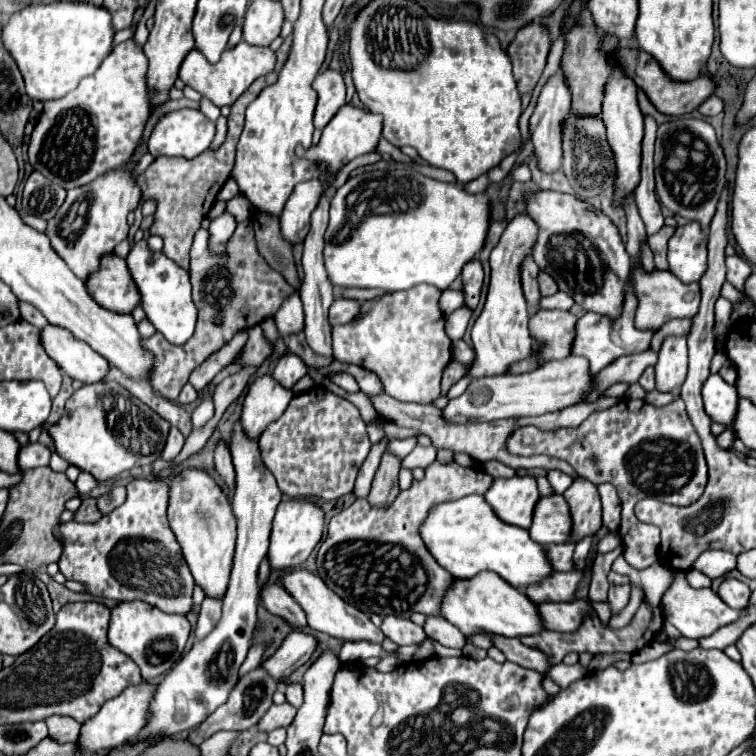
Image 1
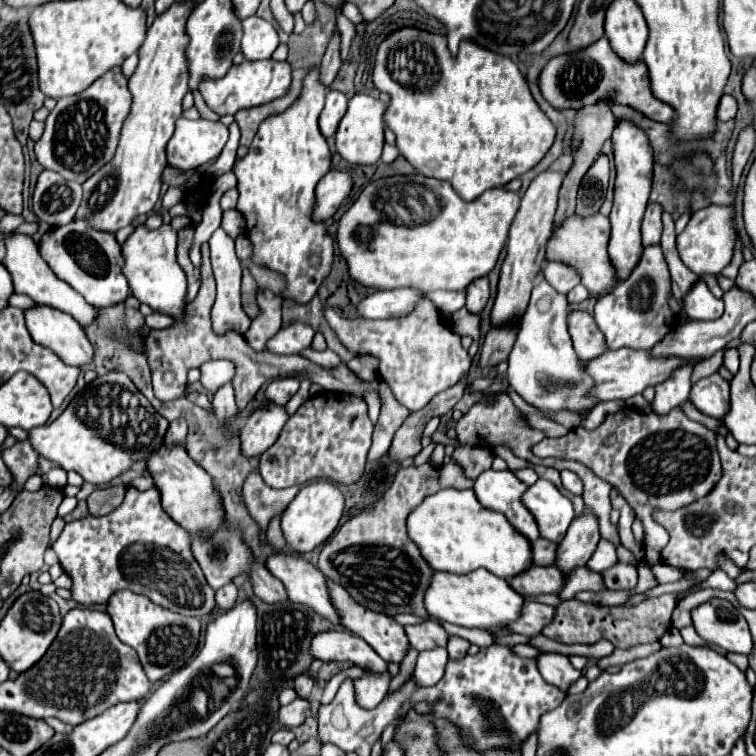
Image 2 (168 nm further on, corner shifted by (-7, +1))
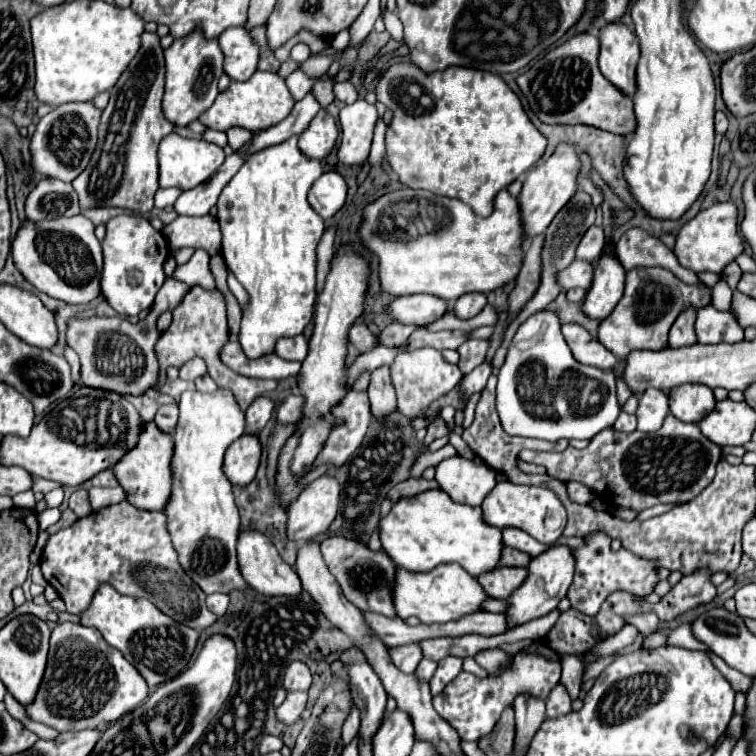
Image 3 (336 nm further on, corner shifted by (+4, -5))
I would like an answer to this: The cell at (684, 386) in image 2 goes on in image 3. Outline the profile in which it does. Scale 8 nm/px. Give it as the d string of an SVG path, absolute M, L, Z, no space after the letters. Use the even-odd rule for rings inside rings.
M648 389L648 393L642 395L636 411L638 431L652 433L660 429L668 411L668 393L664 393L662 389Z

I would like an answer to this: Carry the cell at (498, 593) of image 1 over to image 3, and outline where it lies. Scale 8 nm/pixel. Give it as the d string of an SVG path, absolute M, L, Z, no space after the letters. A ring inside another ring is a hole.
M438 565L428 573L408 573L406 569L398 569L396 573L394 605L400 619L414 615L426 625L458 621L464 615L482 611L484 601L488 601L488 595L478 585L478 579L464 573L460 565Z

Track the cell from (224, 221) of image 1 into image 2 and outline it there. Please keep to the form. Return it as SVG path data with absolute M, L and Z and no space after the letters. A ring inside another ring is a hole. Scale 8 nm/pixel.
M217 229L211 235L209 245L211 245L213 277L217 283L217 299L215 299L213 313L211 313L213 329L215 329L215 333L227 333L229 329L245 333L251 325L251 319L245 315L245 311L241 307L241 265L239 265L239 259L235 255L235 243L233 243L233 239L227 239L227 233Z

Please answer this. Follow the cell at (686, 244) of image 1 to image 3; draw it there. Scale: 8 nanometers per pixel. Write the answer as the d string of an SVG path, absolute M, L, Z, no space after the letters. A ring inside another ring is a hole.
M732 201L716 203L716 205L700 211L694 219L690 219L680 229L680 233L676 237L674 255L676 255L678 263L686 269L692 269L694 273L704 273L704 271L722 273L722 269L744 251L742 237L738 237L738 231L736 231L736 219L738 219L738 211Z

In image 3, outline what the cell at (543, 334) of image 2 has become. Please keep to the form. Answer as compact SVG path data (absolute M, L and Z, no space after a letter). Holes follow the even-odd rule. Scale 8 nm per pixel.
M548 309L530 315L512 337L506 361L498 373L496 407L506 433L544 441L592 439L598 431L614 425L616 417L620 415L616 401L616 377L612 371L578 363L560 331L560 317Z

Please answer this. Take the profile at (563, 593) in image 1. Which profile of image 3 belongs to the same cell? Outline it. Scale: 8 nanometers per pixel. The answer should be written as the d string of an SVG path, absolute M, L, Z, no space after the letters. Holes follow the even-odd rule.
M498 567L478 577L478 583L494 599L508 599L528 577L524 567Z

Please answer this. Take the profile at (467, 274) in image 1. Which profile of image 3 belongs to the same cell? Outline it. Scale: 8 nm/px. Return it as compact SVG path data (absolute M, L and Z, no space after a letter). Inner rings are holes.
M468 293L464 297L458 297L454 303L454 313L460 319L470 319L478 315L486 305L486 295L484 293Z

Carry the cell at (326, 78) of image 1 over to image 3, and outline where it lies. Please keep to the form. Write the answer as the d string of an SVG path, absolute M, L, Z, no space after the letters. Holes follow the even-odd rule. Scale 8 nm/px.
M320 109L320 113L316 113L316 117L310 121L308 129L304 129L304 133L300 135L298 147L302 153L306 153L306 157L322 159L334 149L336 137L338 127L334 117L326 113L326 109Z

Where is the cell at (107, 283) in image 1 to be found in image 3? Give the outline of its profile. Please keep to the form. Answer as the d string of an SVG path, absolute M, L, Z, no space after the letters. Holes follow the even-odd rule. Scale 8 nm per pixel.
M58 217L42 223L24 221L18 231L18 239L20 237L24 241L12 243L14 263L38 291L68 305L86 305L100 295L102 245L94 235L94 225L88 217Z

